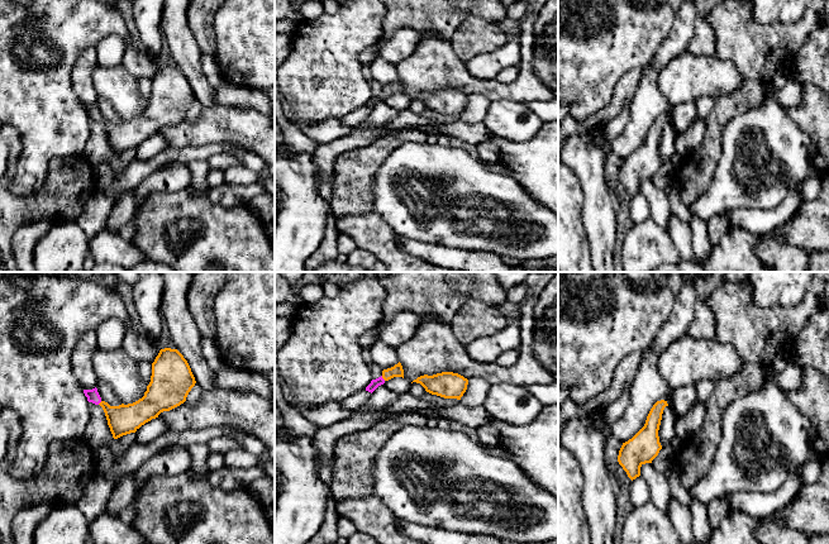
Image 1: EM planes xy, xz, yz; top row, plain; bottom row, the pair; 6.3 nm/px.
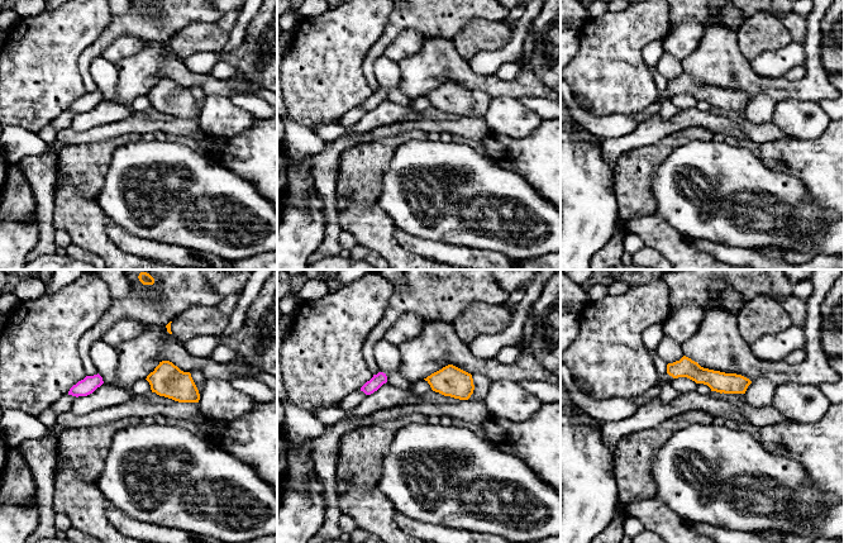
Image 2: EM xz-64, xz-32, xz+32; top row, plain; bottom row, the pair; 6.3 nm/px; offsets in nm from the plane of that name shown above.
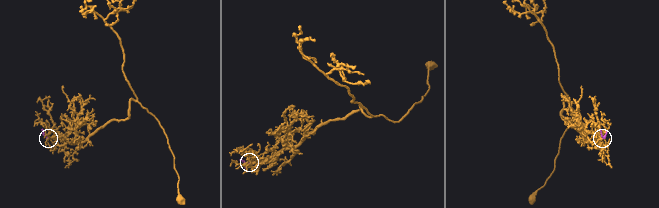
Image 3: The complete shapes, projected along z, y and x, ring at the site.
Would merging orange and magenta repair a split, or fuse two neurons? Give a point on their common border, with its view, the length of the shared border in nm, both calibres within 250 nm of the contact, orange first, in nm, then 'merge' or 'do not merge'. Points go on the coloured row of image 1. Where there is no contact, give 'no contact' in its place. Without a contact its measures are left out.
meets orange in xz at (384, 378); contact 40 nm long; 80 nm thick on the orange side, 60 nm on the other; merge

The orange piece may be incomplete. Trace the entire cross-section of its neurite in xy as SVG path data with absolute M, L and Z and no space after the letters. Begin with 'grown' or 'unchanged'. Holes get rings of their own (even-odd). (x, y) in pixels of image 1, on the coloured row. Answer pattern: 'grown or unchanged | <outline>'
grown | M165 348L159 350L152 363L151 382L147 386L144 396L138 401L128 405L122 404L119 406L110 406L108 402L101 400L96 387L92 390L84 390L84 393L89 402L103 407L113 438L118 439L123 435L135 433L142 425L158 417L161 412L170 411L184 404L195 383L195 377L184 355L177 349Z

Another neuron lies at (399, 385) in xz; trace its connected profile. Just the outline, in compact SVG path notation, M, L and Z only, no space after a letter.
M394 377L389 381L385 381L385 386L391 391L394 391L399 395L402 395L402 393L409 392L411 382L406 381L402 377Z

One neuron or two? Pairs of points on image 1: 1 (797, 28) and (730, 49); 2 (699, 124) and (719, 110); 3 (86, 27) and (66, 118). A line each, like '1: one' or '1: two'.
1: one
2: two
3: one

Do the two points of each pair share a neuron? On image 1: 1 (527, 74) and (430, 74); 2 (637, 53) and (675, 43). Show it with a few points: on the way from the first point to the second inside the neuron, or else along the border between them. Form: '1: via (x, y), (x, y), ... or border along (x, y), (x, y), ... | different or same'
1: via (505, 89), (468, 85), (455, 75) | same
2: border along (675, 22), (670, 34), (644, 68) | different

